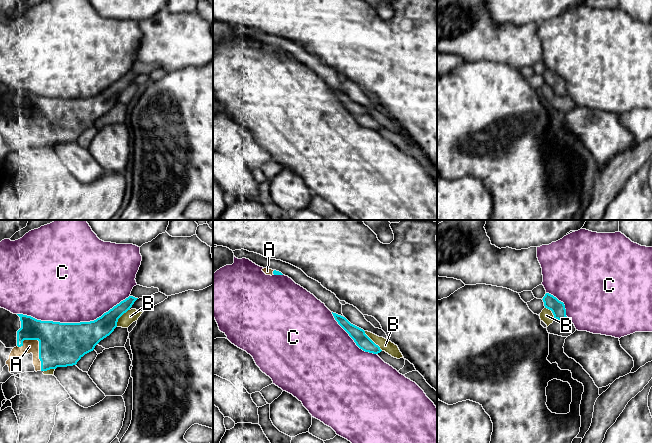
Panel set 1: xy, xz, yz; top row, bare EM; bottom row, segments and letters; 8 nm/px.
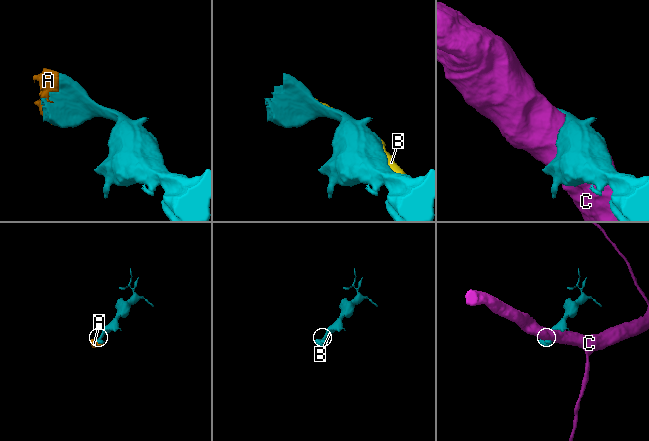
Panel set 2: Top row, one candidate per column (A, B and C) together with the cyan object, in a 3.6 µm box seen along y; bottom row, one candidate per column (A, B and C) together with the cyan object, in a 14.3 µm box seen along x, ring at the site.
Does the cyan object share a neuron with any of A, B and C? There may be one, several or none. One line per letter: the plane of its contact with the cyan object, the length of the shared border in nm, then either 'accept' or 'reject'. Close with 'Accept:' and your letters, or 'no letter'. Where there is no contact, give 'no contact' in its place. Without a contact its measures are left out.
A: meets cyan in xy; contact 300 nm long; accept
B: meets cyan in xz; contact 220 nm long; reject
C: meets cyan in xy; contact 900 nm long; reject
Accept: A

